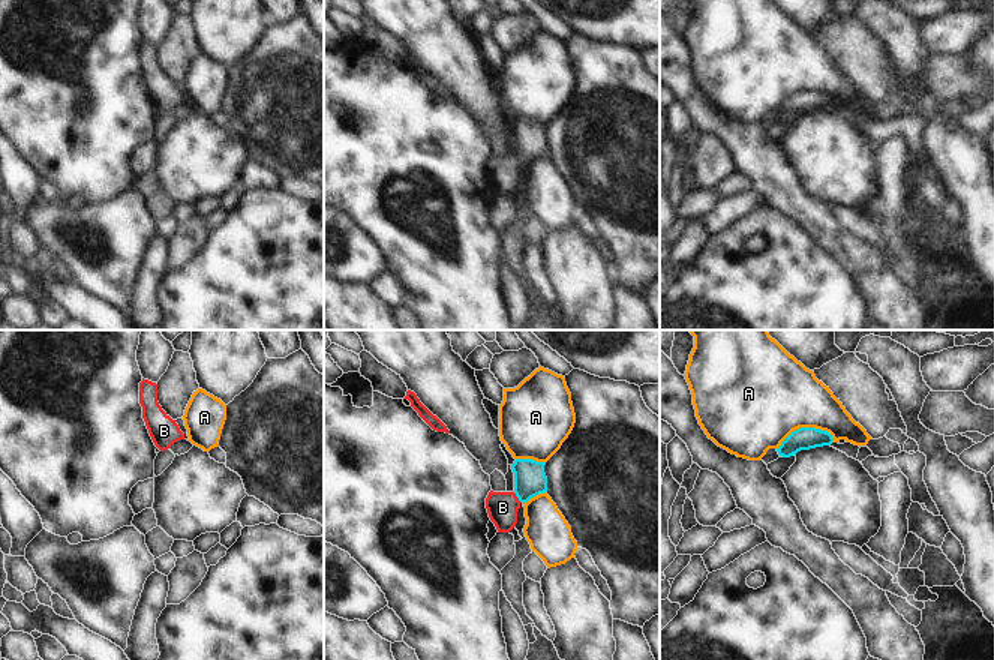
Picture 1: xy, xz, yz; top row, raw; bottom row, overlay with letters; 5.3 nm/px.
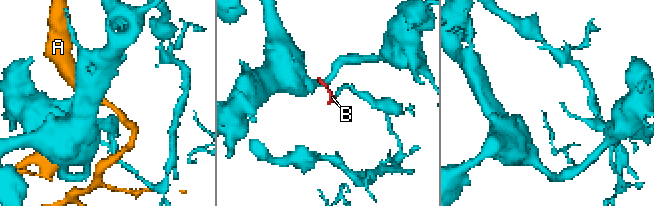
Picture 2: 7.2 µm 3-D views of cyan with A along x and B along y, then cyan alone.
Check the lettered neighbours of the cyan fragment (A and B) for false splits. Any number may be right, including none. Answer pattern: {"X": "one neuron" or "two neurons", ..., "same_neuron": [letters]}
{"A": "two neurons", "B": "one neuron", "same_neuron": ["B"]}

